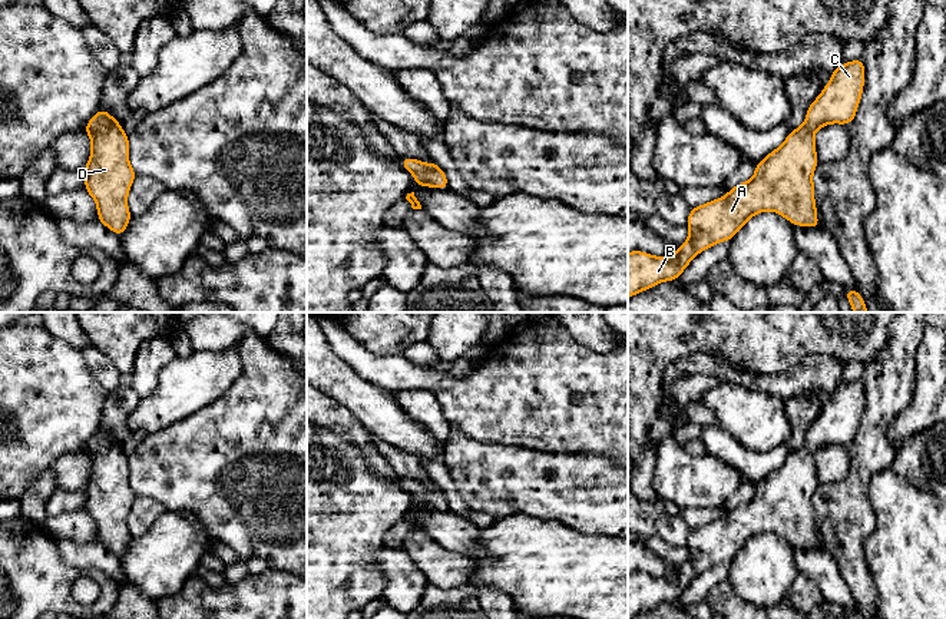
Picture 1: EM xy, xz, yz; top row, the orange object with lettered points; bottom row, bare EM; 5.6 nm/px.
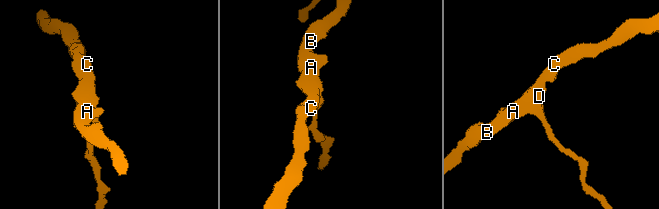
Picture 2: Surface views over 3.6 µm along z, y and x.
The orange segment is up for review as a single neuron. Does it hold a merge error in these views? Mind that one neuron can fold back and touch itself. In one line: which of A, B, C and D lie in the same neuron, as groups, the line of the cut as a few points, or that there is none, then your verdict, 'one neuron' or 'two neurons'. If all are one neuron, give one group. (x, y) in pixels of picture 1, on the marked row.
groups A B C D; cut none; one neuron

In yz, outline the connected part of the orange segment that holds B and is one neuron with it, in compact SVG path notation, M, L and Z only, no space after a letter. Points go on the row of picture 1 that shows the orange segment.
M864 60L838 64L807 107L804 123L755 165L754 176L688 213L688 239L671 256L628 252L628 298L654 285L679 279L702 251L731 241L757 213L774 211L790 224L818 228L813 173L818 158L814 132L826 125L851 125L864 87Z

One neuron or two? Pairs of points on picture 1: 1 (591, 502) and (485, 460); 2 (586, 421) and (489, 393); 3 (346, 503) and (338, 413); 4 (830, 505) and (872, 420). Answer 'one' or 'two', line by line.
1: one
2: one
3: two
4: one

